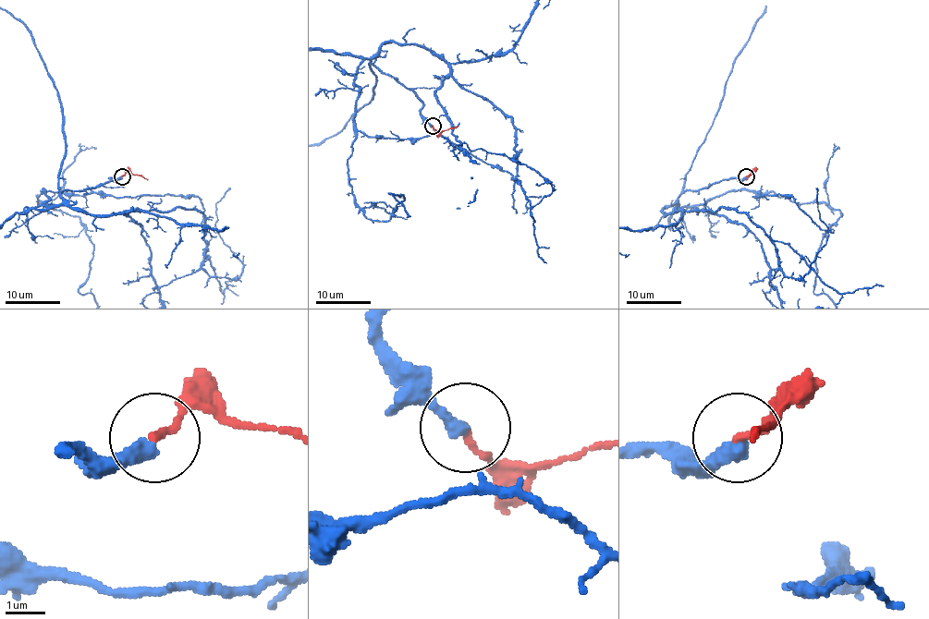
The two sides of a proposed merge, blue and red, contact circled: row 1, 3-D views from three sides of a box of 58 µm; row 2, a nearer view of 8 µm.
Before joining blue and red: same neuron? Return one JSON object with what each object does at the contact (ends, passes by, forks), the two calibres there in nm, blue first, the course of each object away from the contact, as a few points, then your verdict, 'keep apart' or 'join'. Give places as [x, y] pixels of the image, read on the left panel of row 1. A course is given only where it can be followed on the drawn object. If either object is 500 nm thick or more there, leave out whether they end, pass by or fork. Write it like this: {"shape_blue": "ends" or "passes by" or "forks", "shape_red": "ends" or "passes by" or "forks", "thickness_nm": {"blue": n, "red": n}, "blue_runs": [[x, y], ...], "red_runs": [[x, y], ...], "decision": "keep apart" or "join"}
{"shape_blue": "ends", "shape_red": "ends", "thickness_nm": {"blue": 360, "red": 180}, "blue_runs": [[121, 176], [81, 190], [60, 188], [66, 149], [63, 107], [29, 29]], "red_runs": [[121, 176], [131, 173], [147, 179]], "decision": "keep apart"}

